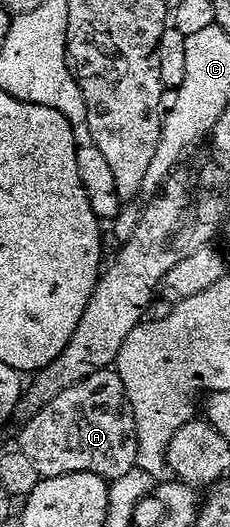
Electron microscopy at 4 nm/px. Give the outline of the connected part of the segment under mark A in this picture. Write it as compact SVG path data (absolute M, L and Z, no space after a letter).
M112 367L99 369L83 377L81 381L67 386L33 417L24 421L20 428L21 437L18 438L16 447L23 454L27 454L27 458L31 458L31 463L35 465L35 470L39 470L42 478L72 472L90 472L112 482L118 480L120 476L125 476L137 464L136 423L125 397L123 382Z

